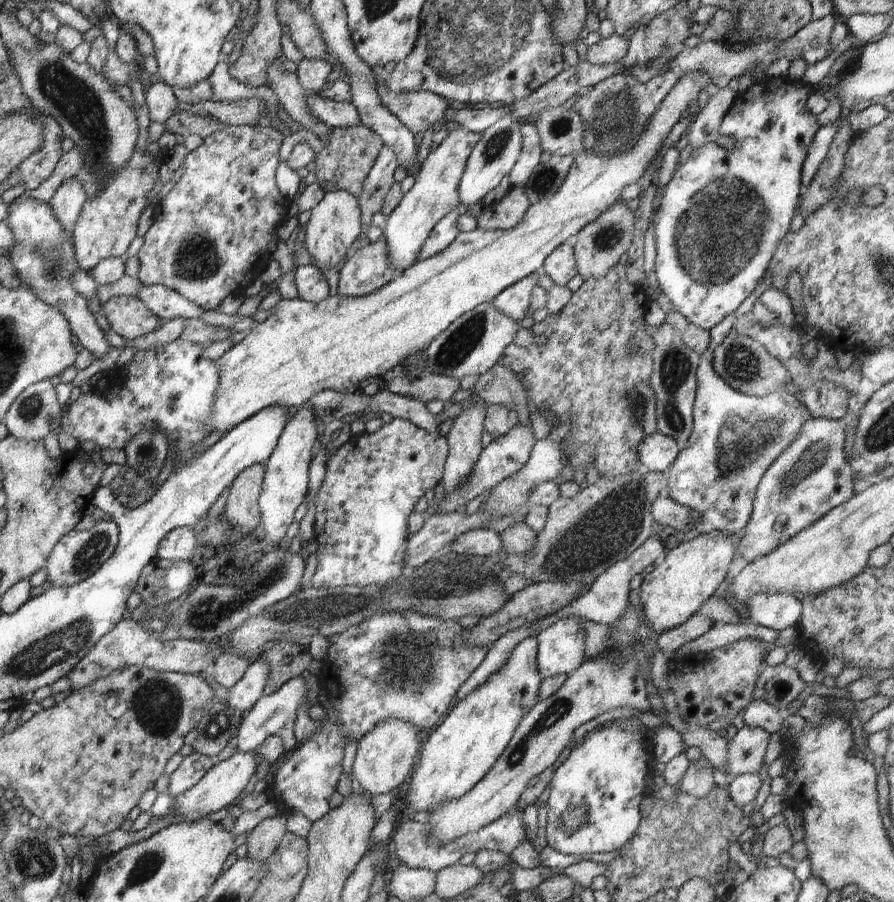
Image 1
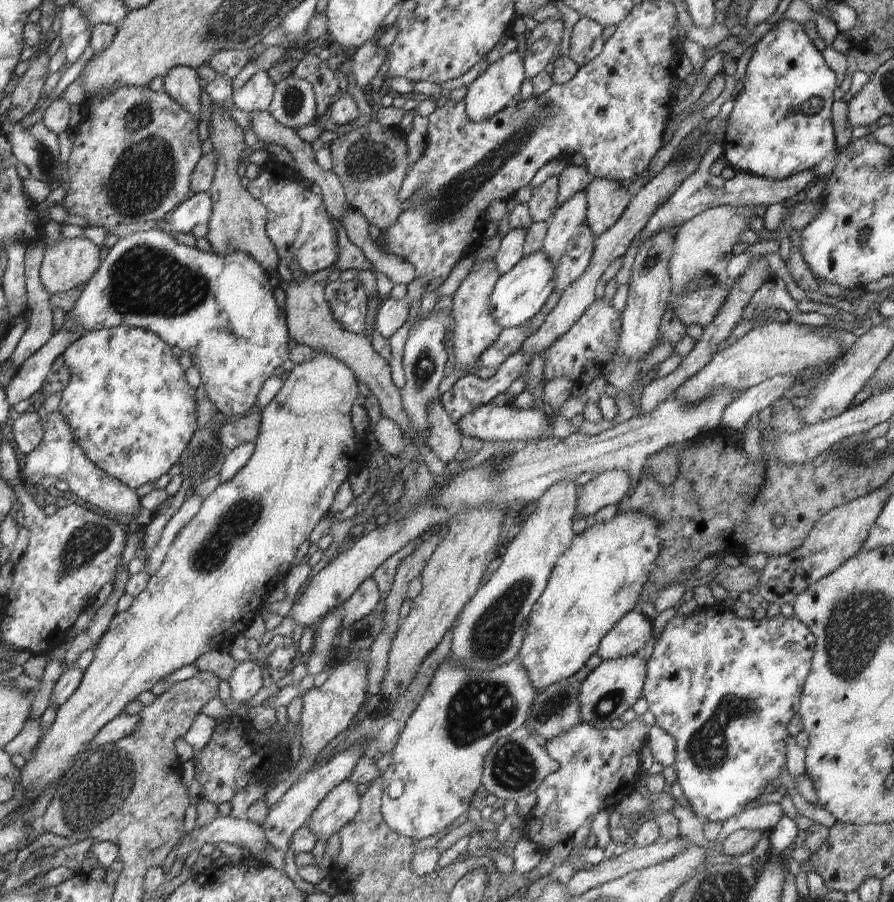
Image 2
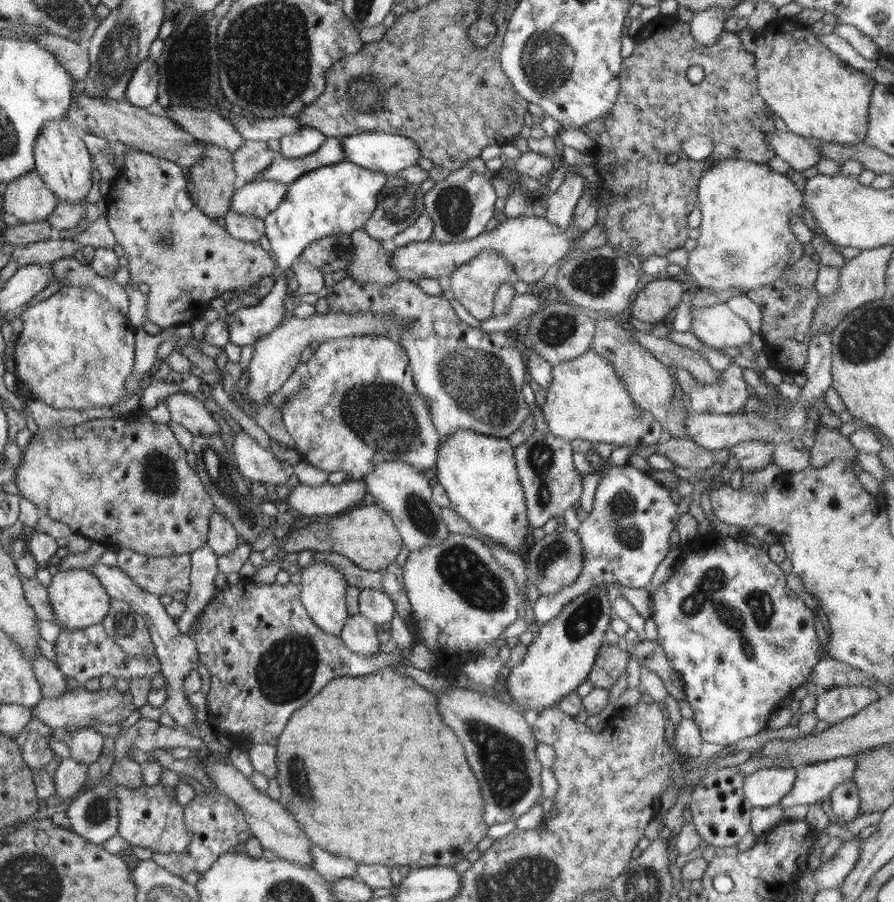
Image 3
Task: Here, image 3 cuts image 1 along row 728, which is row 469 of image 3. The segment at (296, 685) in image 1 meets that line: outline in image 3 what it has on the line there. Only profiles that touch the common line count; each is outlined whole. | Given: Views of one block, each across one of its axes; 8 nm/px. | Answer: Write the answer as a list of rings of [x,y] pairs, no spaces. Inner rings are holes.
[[[240,433],[234,436],[233,458],[240,474],[269,487],[288,482],[293,466],[276,459],[270,448],[262,448],[254,439]]]

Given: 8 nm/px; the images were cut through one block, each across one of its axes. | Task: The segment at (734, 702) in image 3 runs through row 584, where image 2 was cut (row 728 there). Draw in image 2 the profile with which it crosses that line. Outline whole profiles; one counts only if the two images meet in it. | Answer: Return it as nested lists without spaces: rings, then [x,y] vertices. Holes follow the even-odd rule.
[[[724,604],[712,608],[698,609],[690,616],[674,616],[665,626],[660,639],[655,642],[654,651],[647,661],[647,673],[643,684],[643,697],[649,704],[649,711],[654,715],[655,724],[675,742],[675,764],[677,781],[682,787],[684,798],[689,802],[689,808],[703,822],[713,823],[727,821],[745,811],[748,802],[764,795],[764,789],[770,782],[780,778],[782,768],[786,766],[786,738],[788,738],[788,723],[794,714],[799,712],[800,697],[806,677],[811,669],[811,660],[815,651],[815,638],[810,629],[795,616],[765,617],[764,620],[742,620]]]

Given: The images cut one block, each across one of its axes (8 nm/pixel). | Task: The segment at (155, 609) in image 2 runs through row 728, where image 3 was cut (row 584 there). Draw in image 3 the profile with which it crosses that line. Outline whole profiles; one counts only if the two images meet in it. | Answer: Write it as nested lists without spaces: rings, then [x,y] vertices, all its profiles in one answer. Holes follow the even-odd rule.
[[[74,568],[63,572],[58,571],[53,575],[47,591],[55,622],[72,630],[100,624],[104,615],[110,610],[111,596],[104,590],[98,577],[89,572],[89,569]]]

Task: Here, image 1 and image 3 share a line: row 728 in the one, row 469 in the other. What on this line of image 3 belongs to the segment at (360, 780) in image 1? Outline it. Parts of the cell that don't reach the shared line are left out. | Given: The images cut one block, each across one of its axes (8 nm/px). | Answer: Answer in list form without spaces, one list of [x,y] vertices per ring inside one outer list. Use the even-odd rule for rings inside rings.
[[[396,459],[381,462],[361,480],[365,482],[368,493],[374,497],[375,505],[388,512],[408,550],[415,551],[427,546],[436,546],[450,534],[442,518],[441,507],[434,503],[431,490],[433,480],[430,475]]]

